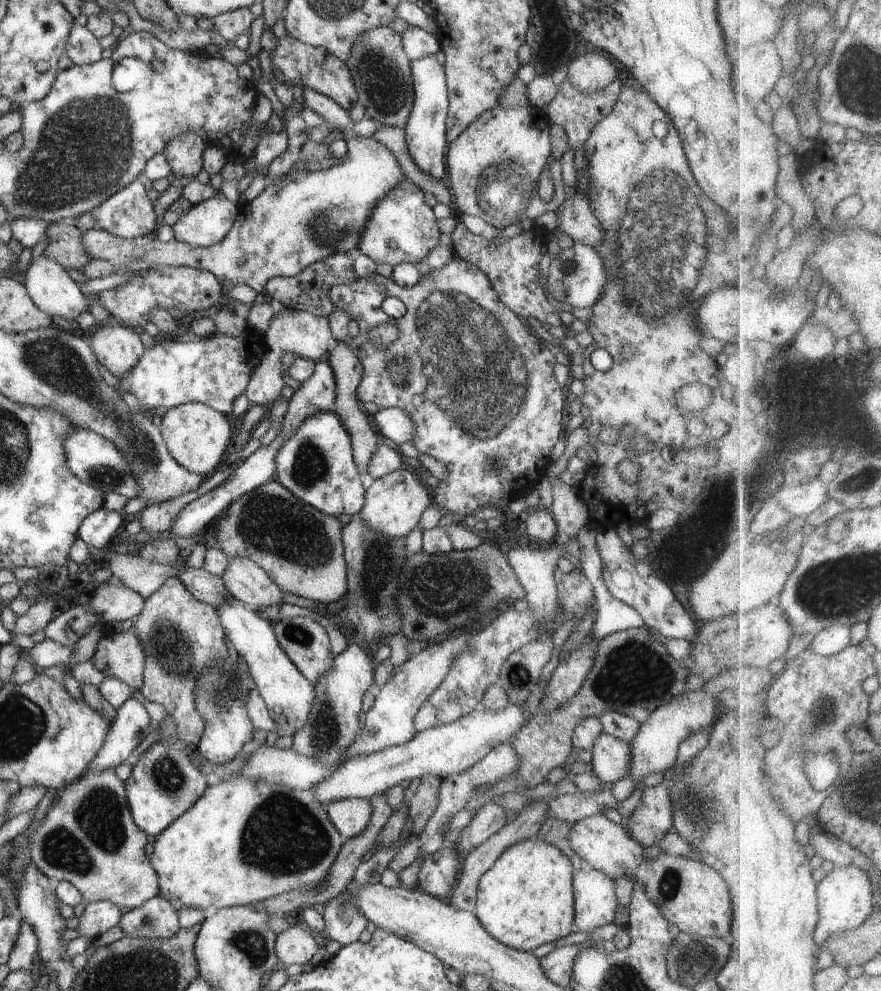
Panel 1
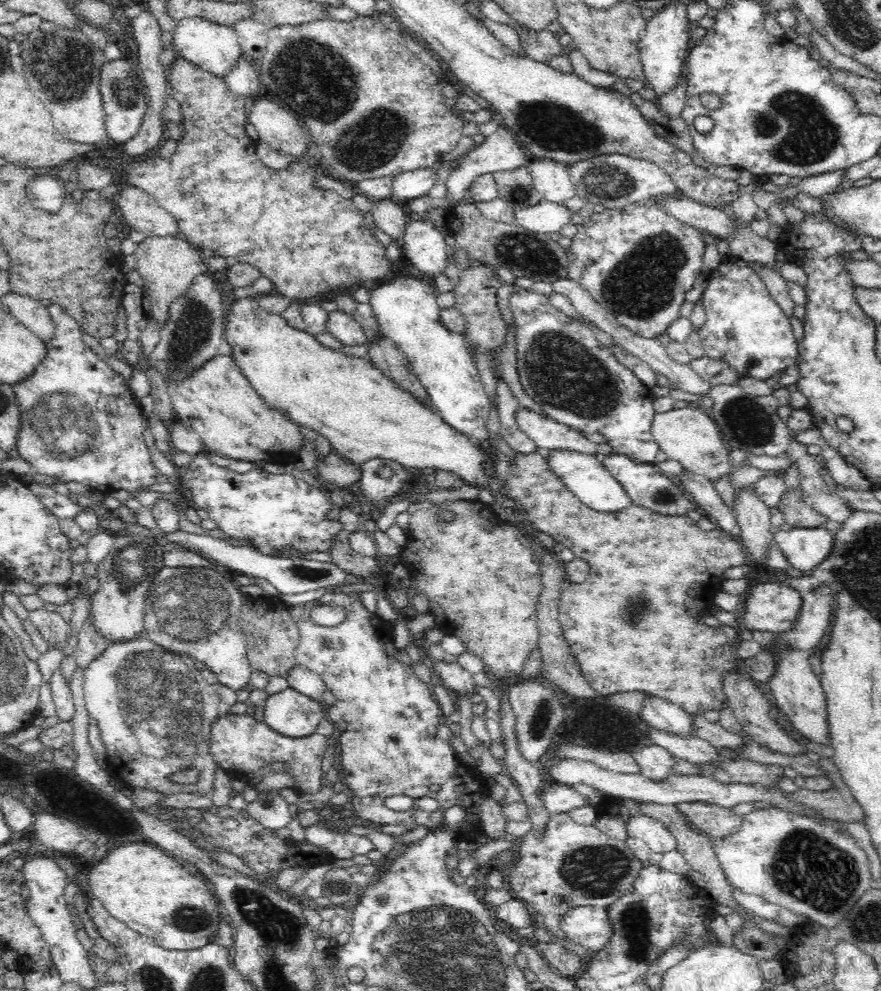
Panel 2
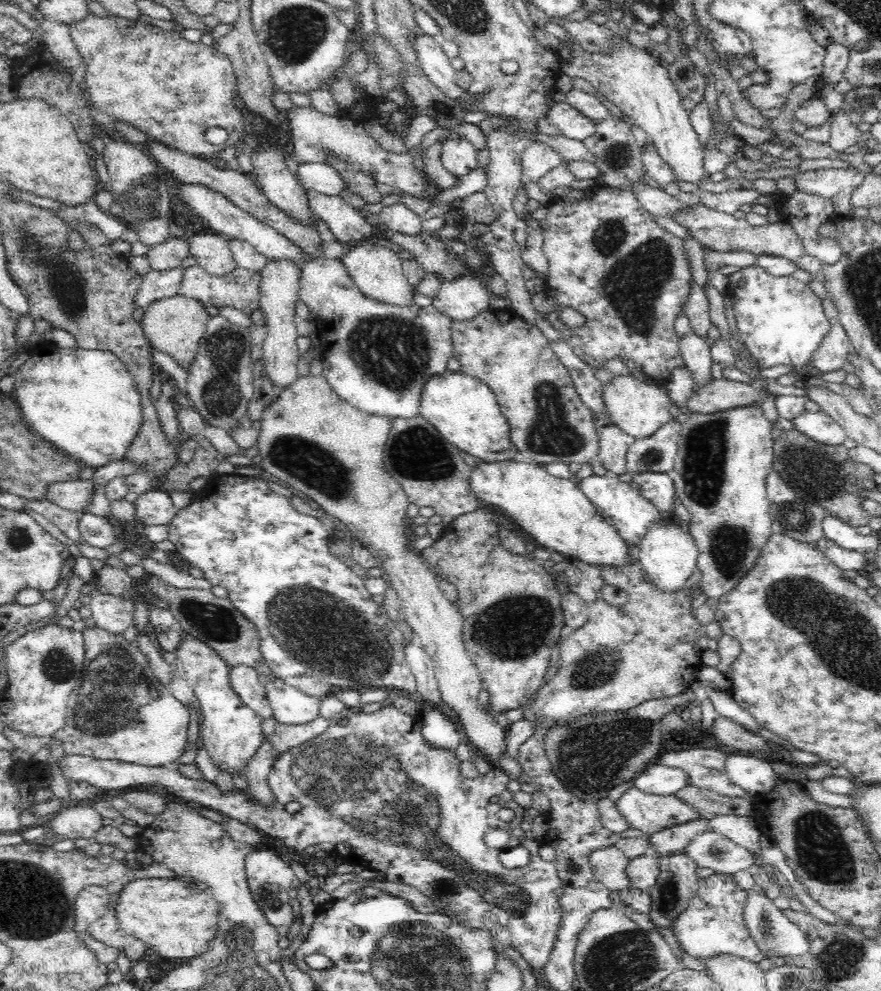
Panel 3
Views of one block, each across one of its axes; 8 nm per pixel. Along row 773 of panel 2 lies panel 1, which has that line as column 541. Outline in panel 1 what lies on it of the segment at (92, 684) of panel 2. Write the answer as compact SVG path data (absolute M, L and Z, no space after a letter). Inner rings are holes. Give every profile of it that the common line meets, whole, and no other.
M530 104L528 106L518 106L518 108L497 105L491 110L485 111L475 122L472 122L472 125L468 126L468 129L464 130L464 133L460 134L459 138L456 138L456 141L448 144L447 152L445 153L446 180L449 191L451 192L452 206L455 210L455 214L457 216L477 216L494 227L504 228L514 226L514 224L518 224L518 222L522 222L524 220L532 222L542 214L558 210L567 198L563 190L564 182L562 181L560 160L558 160L558 158L554 160L554 154L552 154L550 127L551 124L546 116L546 112L541 108L534 108L534 106Z

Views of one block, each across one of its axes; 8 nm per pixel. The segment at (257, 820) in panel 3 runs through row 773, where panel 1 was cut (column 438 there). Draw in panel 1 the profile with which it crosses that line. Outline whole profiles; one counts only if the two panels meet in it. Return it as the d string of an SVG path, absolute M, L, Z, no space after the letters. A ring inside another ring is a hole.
M434 55L411 61L413 83L413 108L409 115L405 131L405 142L412 160L424 172L438 180L446 180L445 153L447 152L447 79L445 71ZM455 256L446 267L434 270L428 276L421 276L419 282L413 288L402 288L402 286L398 286L394 282L392 277L384 278L384 276L374 272L369 276L356 278L351 284L334 286L328 292L328 295L334 307L346 312L360 327L358 336L347 338L350 348L355 351L363 367L362 379L357 389L357 398L360 400L360 403L372 402L383 409L397 407L404 410L412 418L413 423L416 424L416 434L413 435L410 443L414 444L421 454L428 454L428 456L436 458L436 460L448 467L450 471L448 478L442 481L438 488L429 487L435 506L438 506L444 514L456 514L458 518L469 516L472 512L479 509L482 510L486 506L495 506L502 512L501 508L505 506L502 503L502 497L508 497L511 501L511 499L515 499L516 497L522 497L524 490L534 490L540 484L540 480L545 477L547 466L551 461L550 451L554 448L556 442L560 440L560 436L563 435L562 424L564 424L564 416L569 414L565 393L566 389L560 387L560 384L554 379L552 371L557 363L555 349L551 345L545 344L535 335L533 328L526 318L514 314L512 310L502 305L497 293L492 289L488 277L476 268L475 265L467 261L462 261L459 257ZM388 297L397 298L406 305L406 314L402 318L391 318L382 311L381 303ZM382 324L395 325L398 330L398 337L388 347L378 346L377 342L371 339L371 331ZM392 357L399 357L403 360L403 365L409 375L407 377L409 380L408 385L398 384L395 386L395 383L390 379L390 374L386 369L385 359L389 361ZM497 461L501 465L500 470L495 469L491 465L492 462L496 463ZM489 486L497 486L502 489L508 488L510 494L490 491L488 490Z

